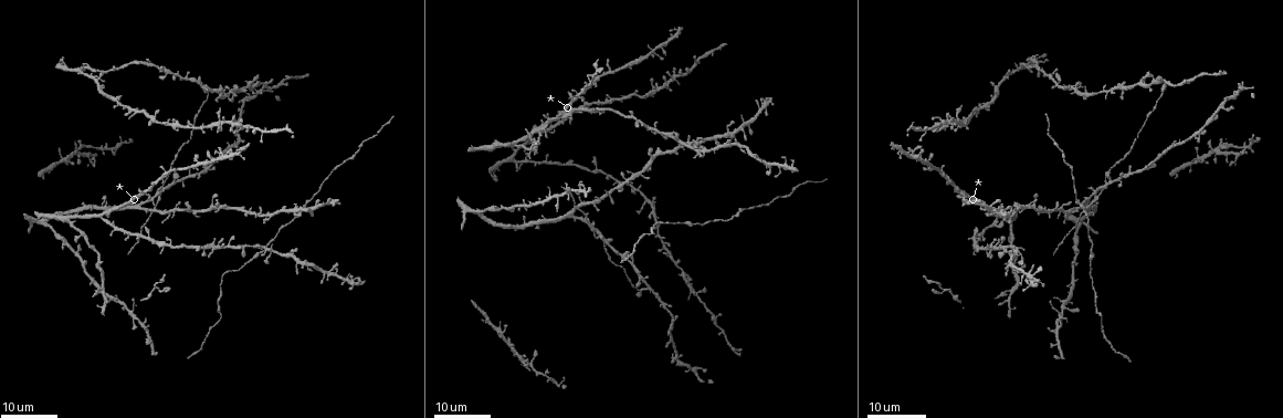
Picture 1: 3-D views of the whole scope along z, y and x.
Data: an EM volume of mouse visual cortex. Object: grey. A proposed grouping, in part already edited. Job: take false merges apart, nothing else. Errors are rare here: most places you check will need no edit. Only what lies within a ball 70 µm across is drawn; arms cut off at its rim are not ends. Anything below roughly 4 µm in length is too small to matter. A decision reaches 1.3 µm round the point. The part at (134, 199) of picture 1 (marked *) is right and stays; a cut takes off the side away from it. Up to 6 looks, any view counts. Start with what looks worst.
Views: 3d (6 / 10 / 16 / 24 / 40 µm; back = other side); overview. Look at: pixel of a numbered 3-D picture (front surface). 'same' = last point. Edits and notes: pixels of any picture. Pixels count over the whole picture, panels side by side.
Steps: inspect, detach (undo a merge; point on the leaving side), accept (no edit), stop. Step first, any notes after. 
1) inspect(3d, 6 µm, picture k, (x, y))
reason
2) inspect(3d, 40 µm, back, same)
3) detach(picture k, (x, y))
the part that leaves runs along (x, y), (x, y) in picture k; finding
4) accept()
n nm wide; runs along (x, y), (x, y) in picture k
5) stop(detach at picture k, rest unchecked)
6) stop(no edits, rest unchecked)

inspect(3d, 24 µm, picture 1, (676, 76))
looks like a crossing

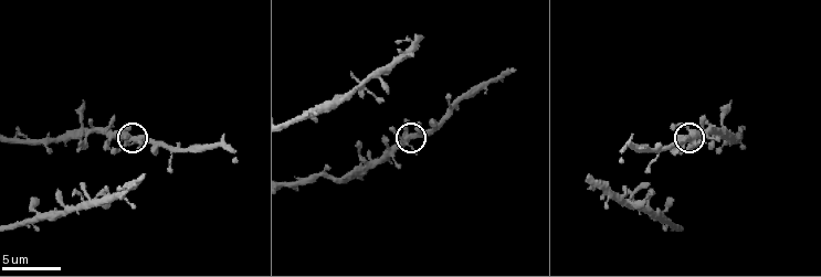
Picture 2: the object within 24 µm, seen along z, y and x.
inspect(3d, 6 µm, picture 2, (132, 139))
closer look

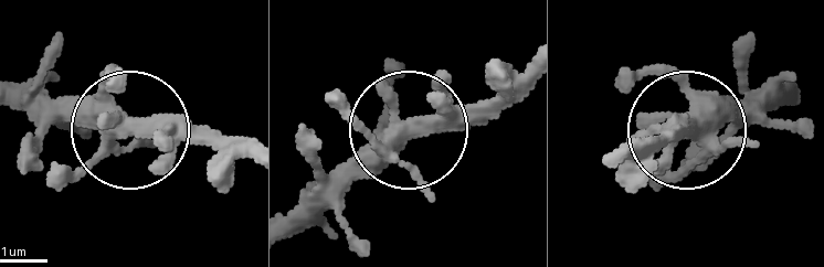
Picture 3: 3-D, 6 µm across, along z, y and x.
accept()
one neuron here

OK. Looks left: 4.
inspect(3d, 16 µm, picture 1, (163, 246))
branch point

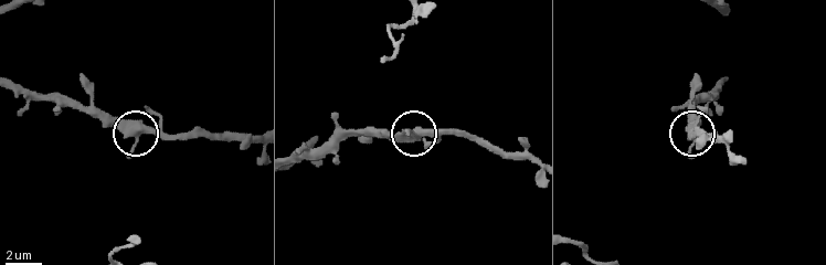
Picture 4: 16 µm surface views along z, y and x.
inspect(3d, 6 µm, picture 4, (414, 136))

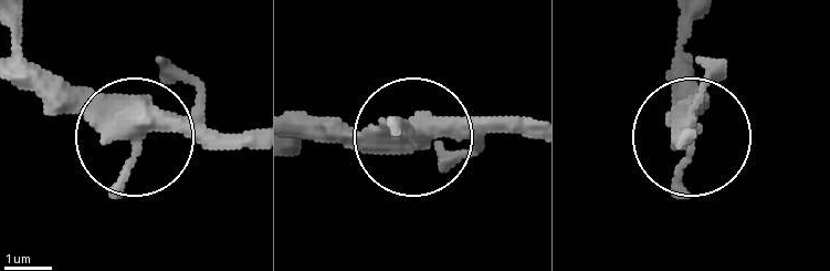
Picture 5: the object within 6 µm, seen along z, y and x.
accept()
310 nm wide; runs along (295, 138), (413, 138), (517, 118) in picture 5; all the same neuron

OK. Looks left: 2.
inspect(3d, 16 µm, picture 1, (87, 75))
side arm on a straight run

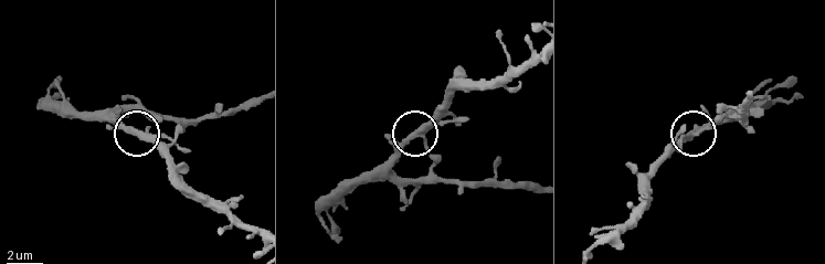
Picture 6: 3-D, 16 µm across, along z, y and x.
inspect(3d, 6 µm, picture 6, (693, 135))

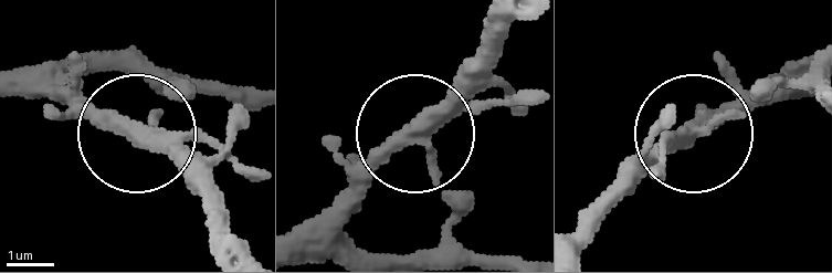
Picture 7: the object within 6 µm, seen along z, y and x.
accept()
3 arms; one neuron here

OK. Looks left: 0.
stop(no edits, rest unchecked)

